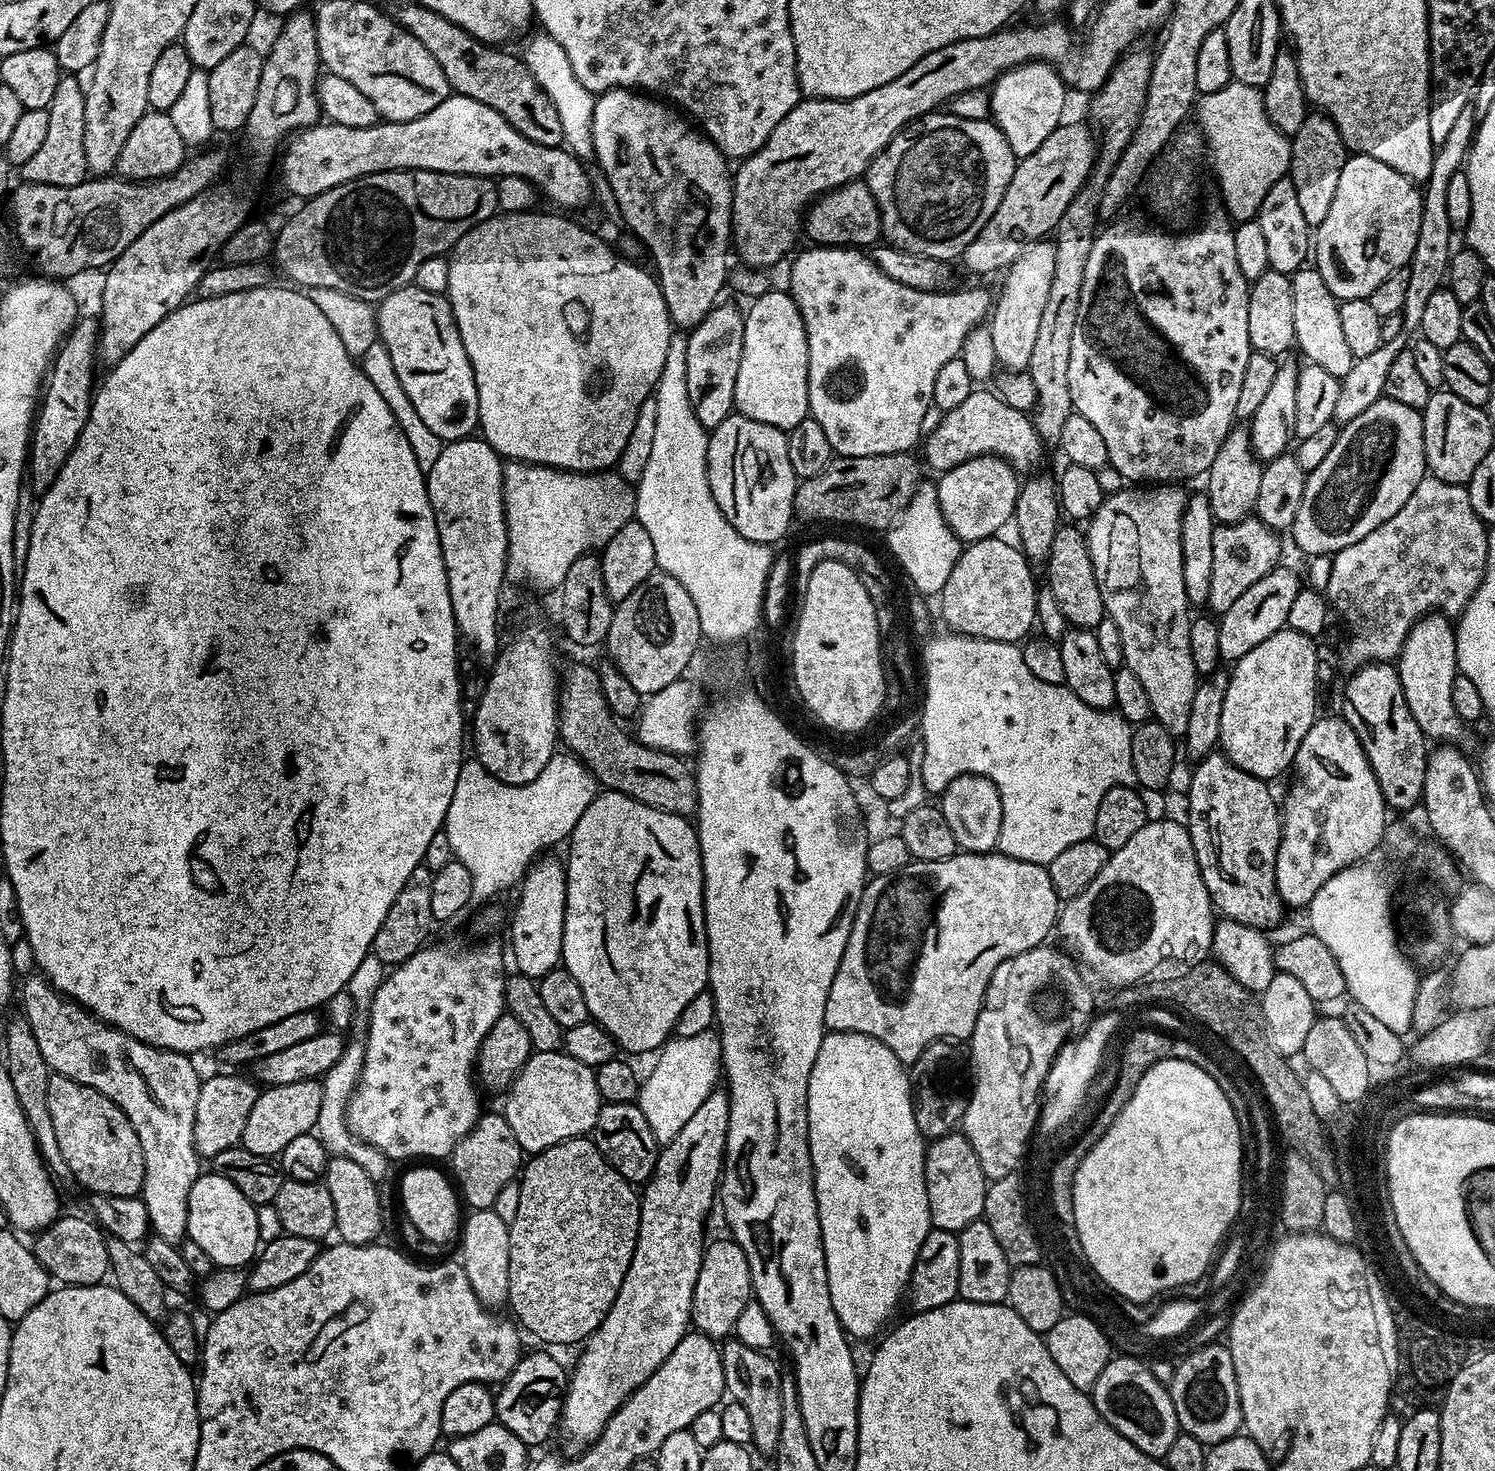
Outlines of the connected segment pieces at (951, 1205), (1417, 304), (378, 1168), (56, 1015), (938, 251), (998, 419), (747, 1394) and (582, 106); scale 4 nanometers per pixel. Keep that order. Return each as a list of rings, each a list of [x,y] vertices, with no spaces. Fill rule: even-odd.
[[[954,1131],[948,1136],[931,1141],[924,1153],[924,1161],[933,1228],[958,1234],[966,1226],[970,1226],[970,1222],[983,1217],[986,1190],[990,1182],[984,1176],[978,1154],[974,1154],[974,1146],[970,1146],[963,1134]]]
[[[1471,103],[1462,106],[1462,114],[1455,120],[1446,142],[1442,142],[1435,149],[1430,166],[1430,178],[1422,188],[1424,209],[1422,210],[1422,226],[1418,226],[1418,246],[1414,246],[1412,261],[1407,267],[1410,274],[1410,286],[1406,289],[1406,302],[1402,313],[1405,333],[1415,333],[1419,329],[1427,300],[1434,295],[1434,290],[1445,287],[1448,257],[1454,251],[1454,243],[1452,244],[1454,229],[1446,211],[1446,190],[1450,178],[1454,178],[1454,174],[1465,167],[1477,123],[1478,117]]]
[[[360,1030],[352,1037],[349,1035],[342,1050],[342,1058],[338,1058],[338,1062],[334,1062],[334,1066],[330,1066],[330,1070],[326,1070],[326,1074],[320,1080],[322,1110],[318,1110],[318,1122],[314,1132],[323,1142],[324,1149],[332,1156],[350,1158],[350,1162],[355,1162],[362,1170],[366,1170],[366,1174],[370,1174],[372,1180],[379,1182],[389,1175],[390,1161],[388,1156],[382,1154],[382,1150],[371,1148],[366,1142],[357,1140],[348,1129],[348,1103],[352,1097],[352,1091],[356,1089],[358,1078],[362,1074],[362,1062],[366,1058],[367,1041],[367,1031]]]
[[[35,974],[28,981],[23,981],[22,996],[24,992],[24,1009],[22,1015],[28,1020],[30,1029],[33,1030],[35,1041],[45,1058],[46,1066],[51,1069],[57,1076],[65,1076],[79,1084],[90,1086],[94,1090],[98,1090],[98,1094],[102,1094],[106,1098],[110,1098],[110,1102],[114,1102],[122,1110],[122,1114],[126,1114],[126,1118],[130,1122],[130,1126],[134,1126],[134,1134],[138,1134],[138,1142],[142,1142],[142,1158],[144,1159],[144,1187],[142,1189],[142,1199],[146,1206],[146,1214],[148,1215],[148,1223],[151,1231],[155,1235],[166,1238],[166,1242],[177,1246],[184,1243],[188,1235],[188,1203],[190,1202],[190,1190],[200,1175],[202,1164],[197,1154],[196,1143],[194,1142],[194,1116],[197,1114],[198,1094],[200,1093],[201,1073],[198,1074],[192,1060],[191,1055],[182,1052],[171,1052],[165,1048],[155,1048],[146,1042],[142,1042],[138,1038],[134,1038],[130,1034],[126,1034],[121,1028],[114,1028],[104,1020],[99,1020],[97,1016],[93,1016],[88,1009],[82,1007],[74,1000],[68,999],[67,996],[61,996],[59,992],[53,988],[49,980],[45,980],[43,975]]]
[[[947,110],[919,116],[904,125],[896,137],[868,164],[866,183],[878,202],[882,236],[894,248],[901,248],[941,262],[955,261],[974,242],[974,238],[990,222],[1018,159],[1011,152],[1003,133],[991,119],[967,120]]]
[[[974,390],[970,398],[965,398],[959,406],[954,406],[954,410],[943,413],[939,418],[941,420],[933,426],[932,433],[930,428],[922,440],[923,463],[927,467],[929,464],[936,474],[948,472],[975,456],[991,455],[1008,461],[1020,474],[1039,469],[1036,467],[1046,451],[1044,441],[1034,430],[1031,419],[1025,413],[1014,410],[1014,406],[1006,406],[1004,399],[995,391]]]
[[[728,1338],[720,1348],[720,1361],[727,1395],[735,1403],[741,1404],[750,1417],[750,1426],[754,1430],[751,1447],[757,1453],[775,1453],[782,1427],[781,1387],[779,1385],[782,1373],[781,1366],[768,1357],[767,1351],[746,1346],[741,1340]]]
[[[539,34],[522,51],[524,64],[534,74],[538,86],[554,102],[554,110],[558,110],[558,118],[562,118],[562,134],[566,141],[566,147],[574,156],[581,158],[595,157],[594,138],[592,137],[592,119],[594,112],[592,106],[594,103],[593,93],[585,92],[582,82],[574,78],[574,70],[569,68],[570,58],[566,58],[566,50],[554,42],[554,38],[547,34]]]

